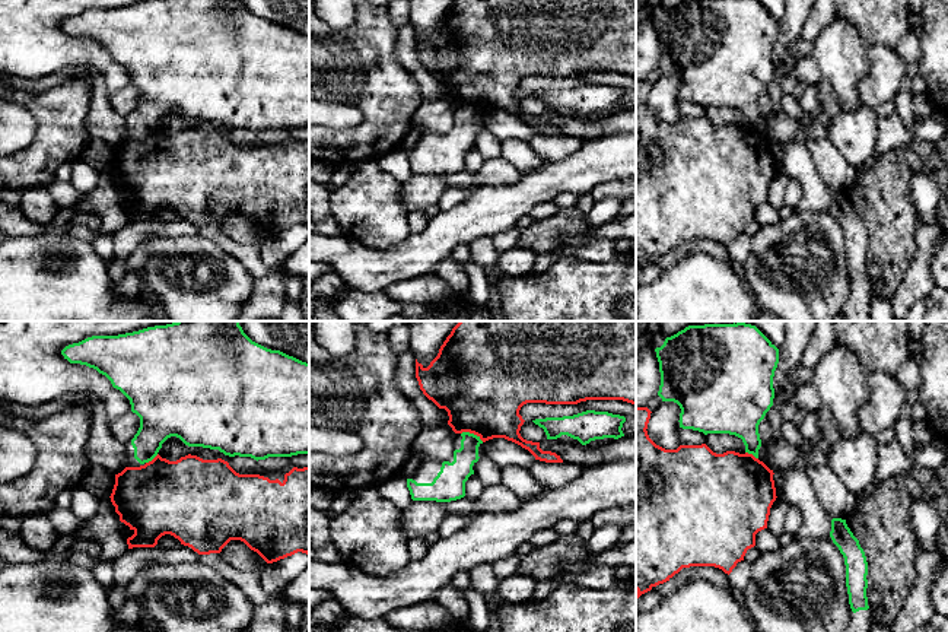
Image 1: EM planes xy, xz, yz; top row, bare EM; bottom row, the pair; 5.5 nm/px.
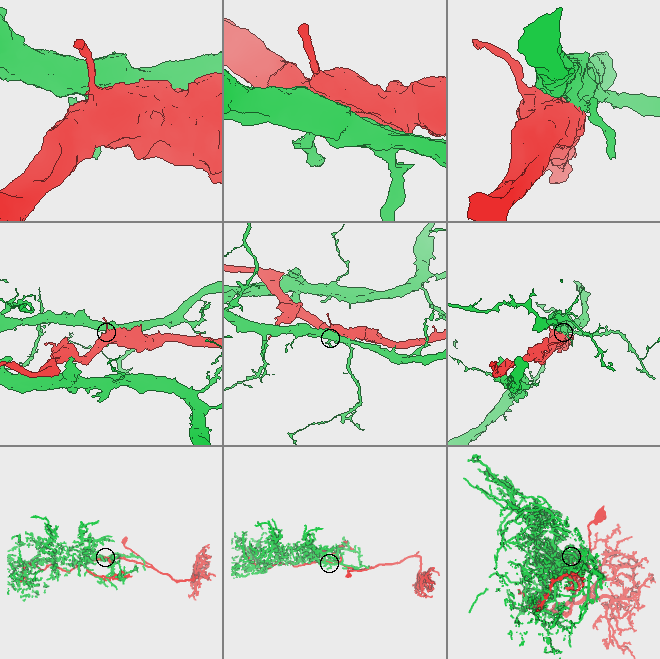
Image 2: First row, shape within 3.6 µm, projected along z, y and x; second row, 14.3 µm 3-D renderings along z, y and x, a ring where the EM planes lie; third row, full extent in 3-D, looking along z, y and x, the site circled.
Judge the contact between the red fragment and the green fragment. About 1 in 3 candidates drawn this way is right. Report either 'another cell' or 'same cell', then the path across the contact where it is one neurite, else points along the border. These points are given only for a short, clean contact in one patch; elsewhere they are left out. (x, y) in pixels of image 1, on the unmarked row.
another cell

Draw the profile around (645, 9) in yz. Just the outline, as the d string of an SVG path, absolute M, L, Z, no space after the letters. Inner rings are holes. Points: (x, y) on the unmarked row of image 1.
M636 0L636 35L646 23L656 22L656 6L650 0Z

